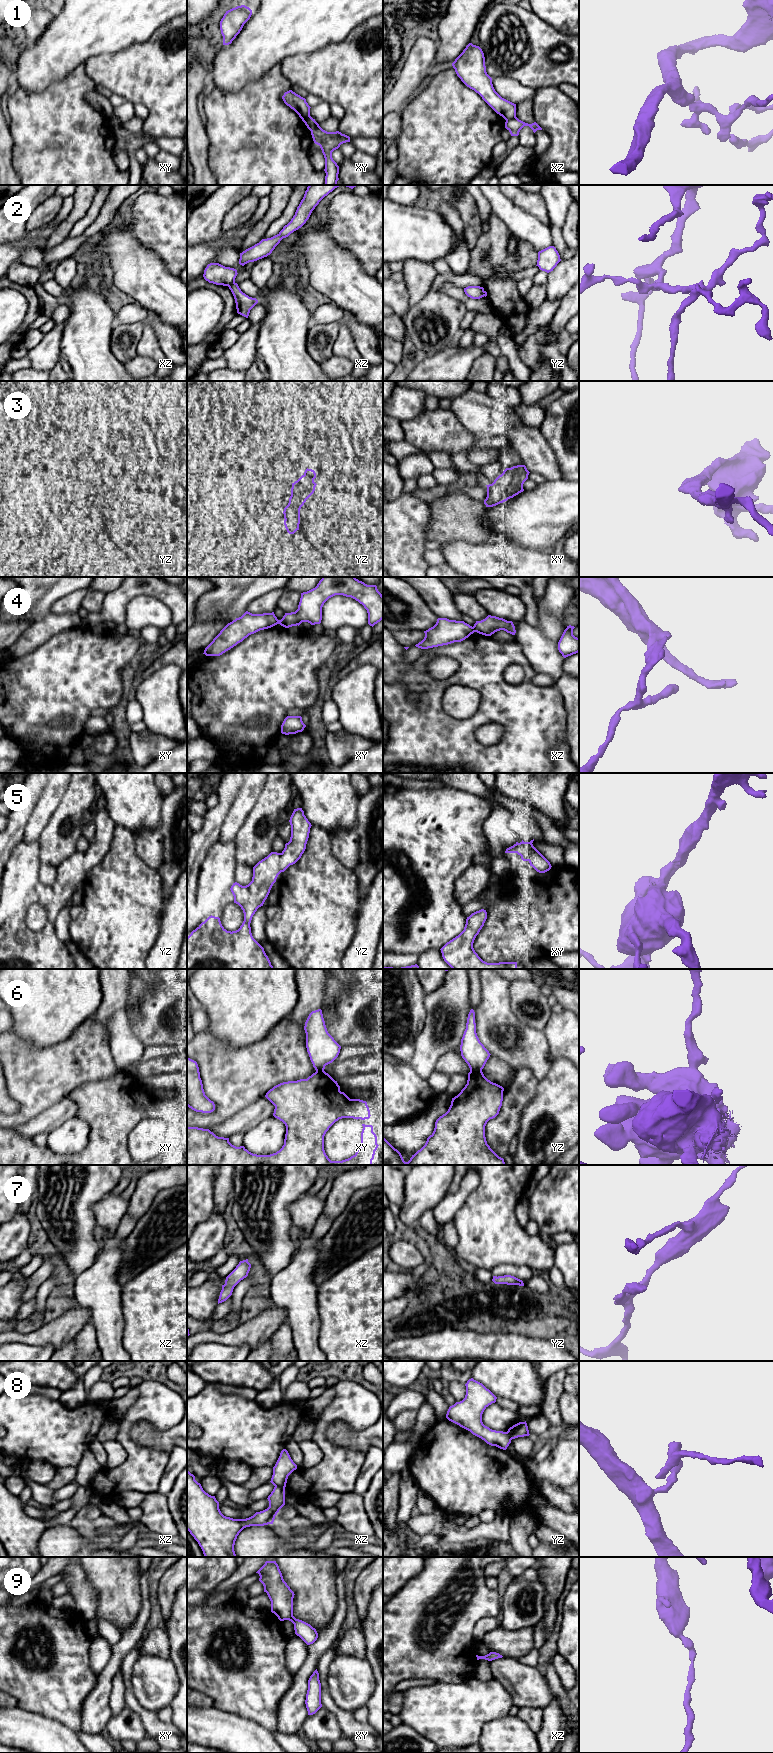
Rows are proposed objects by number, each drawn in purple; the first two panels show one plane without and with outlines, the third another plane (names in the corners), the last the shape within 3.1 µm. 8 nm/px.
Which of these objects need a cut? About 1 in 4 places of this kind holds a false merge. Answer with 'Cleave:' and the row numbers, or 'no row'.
Cleave: 1, 2, 4, 6, 8

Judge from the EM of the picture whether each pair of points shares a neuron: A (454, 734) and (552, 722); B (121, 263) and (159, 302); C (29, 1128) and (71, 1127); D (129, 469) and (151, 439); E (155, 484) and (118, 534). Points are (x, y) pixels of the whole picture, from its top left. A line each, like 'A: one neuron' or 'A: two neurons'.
A: one neuron
B: one neuron
C: two neurons
D: two neurons
E: two neurons

